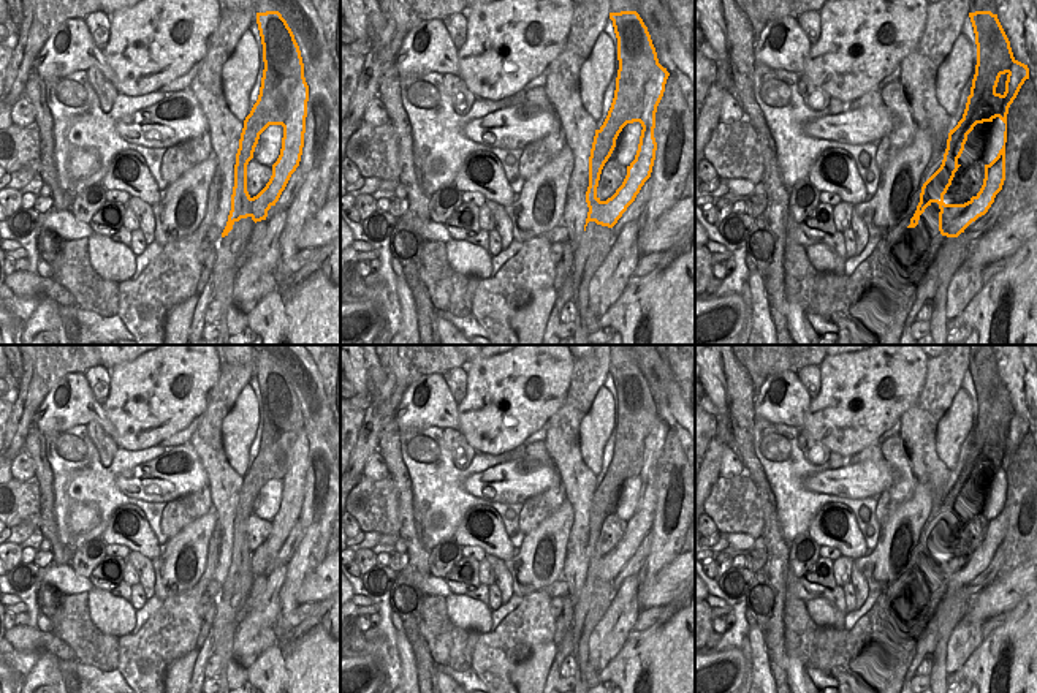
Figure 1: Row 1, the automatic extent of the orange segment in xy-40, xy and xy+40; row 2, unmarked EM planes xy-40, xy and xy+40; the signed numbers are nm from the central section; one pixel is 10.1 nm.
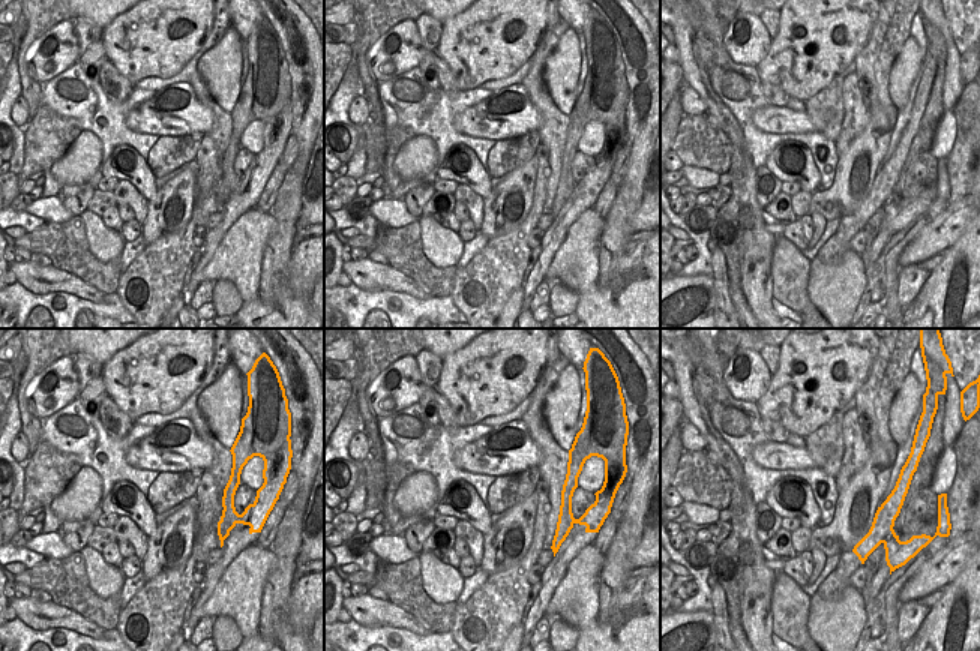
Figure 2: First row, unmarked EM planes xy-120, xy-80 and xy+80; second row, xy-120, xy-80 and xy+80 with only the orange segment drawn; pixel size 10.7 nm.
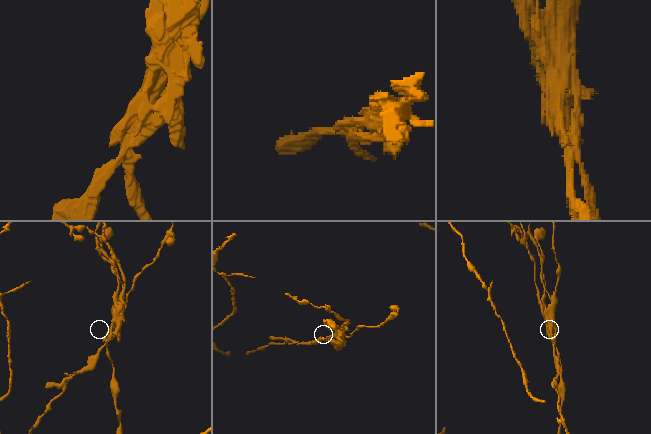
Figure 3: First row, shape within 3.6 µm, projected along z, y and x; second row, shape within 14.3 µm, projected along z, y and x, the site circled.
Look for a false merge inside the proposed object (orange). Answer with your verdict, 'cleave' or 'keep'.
cleave

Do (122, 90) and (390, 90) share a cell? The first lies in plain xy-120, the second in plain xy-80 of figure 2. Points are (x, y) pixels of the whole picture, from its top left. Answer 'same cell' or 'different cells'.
different cells

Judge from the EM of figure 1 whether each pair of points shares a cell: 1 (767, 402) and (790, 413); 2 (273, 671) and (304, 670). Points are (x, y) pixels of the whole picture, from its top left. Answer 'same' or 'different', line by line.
1: same
2: same

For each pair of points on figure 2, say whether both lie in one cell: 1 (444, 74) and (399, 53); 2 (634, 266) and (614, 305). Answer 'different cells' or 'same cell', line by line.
1: same cell
2: same cell

